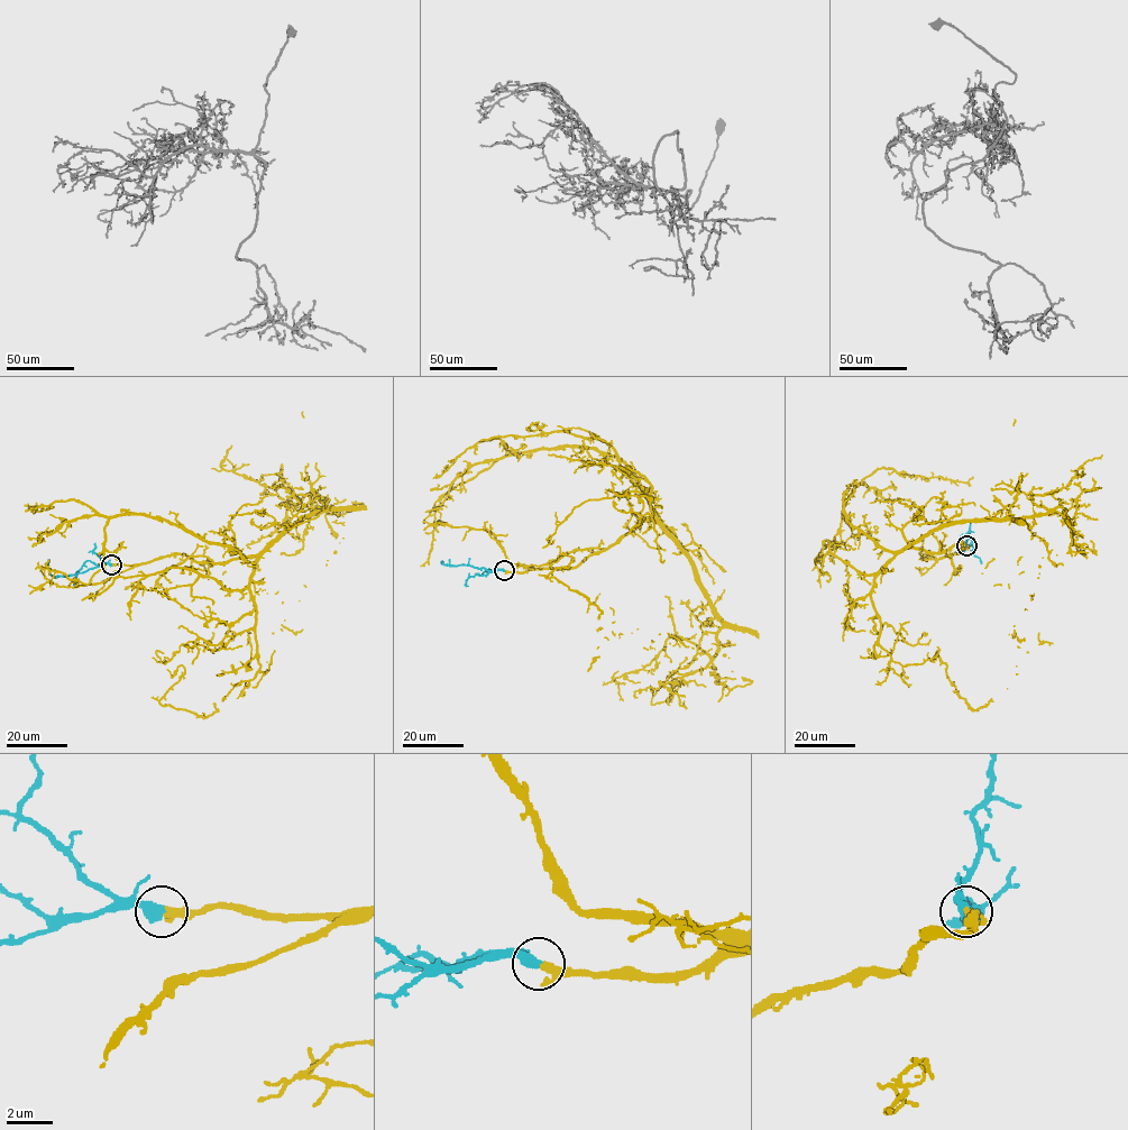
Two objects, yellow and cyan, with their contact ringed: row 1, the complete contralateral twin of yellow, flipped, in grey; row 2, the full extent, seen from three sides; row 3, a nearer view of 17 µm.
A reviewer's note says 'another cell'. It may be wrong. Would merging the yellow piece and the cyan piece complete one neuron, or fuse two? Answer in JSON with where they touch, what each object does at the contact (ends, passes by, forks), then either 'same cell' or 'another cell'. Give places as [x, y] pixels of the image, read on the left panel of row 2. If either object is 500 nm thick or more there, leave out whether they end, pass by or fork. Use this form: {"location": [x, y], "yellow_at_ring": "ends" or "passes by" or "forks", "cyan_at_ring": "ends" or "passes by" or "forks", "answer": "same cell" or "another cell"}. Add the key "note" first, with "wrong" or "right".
{"note": "wrong", "location": [111, 564], "yellow_at_ring": "passes by", "cyan_at_ring": "ends", "answer": "same cell"}

